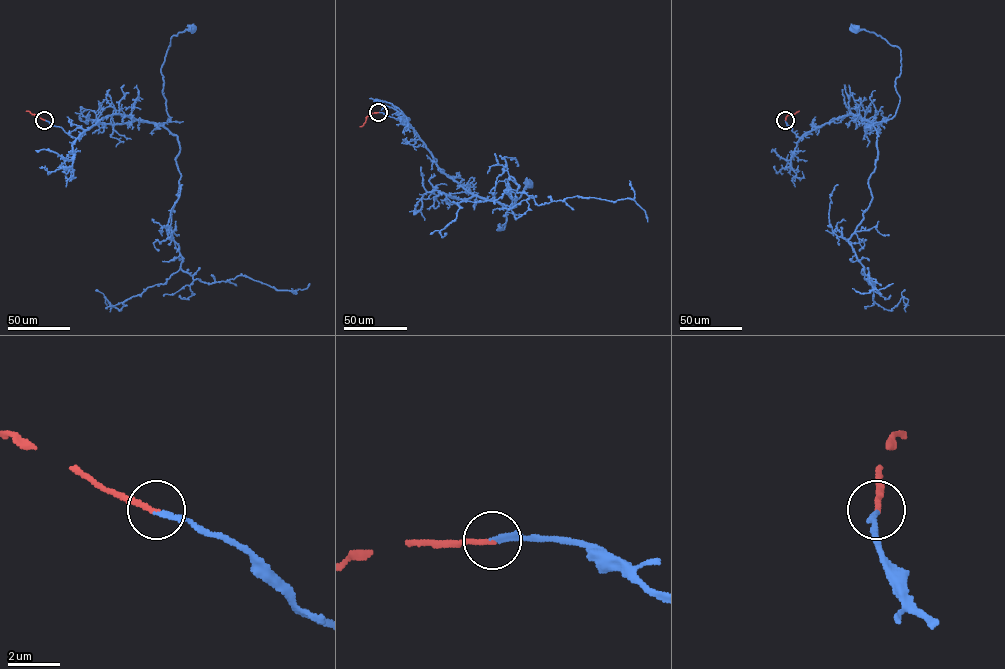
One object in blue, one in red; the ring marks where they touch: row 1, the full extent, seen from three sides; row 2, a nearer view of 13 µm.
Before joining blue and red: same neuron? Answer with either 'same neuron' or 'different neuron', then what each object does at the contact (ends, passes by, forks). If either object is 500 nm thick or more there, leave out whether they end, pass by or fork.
same neuron; blue ends; red ends

